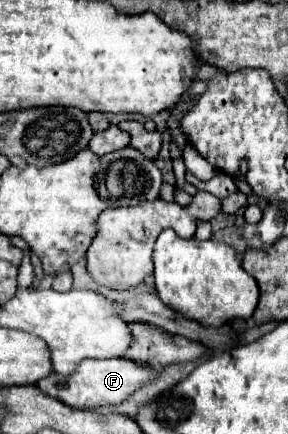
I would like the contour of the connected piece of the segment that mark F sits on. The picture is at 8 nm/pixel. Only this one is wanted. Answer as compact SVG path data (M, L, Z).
M91 358L83 360L77 370L69 376L51 372L47 378L39 380L37 386L61 402L73 408L95 408L95 406L115 406L125 402L135 390L145 382L157 378L157 370L147 370L147 366L137 366L137 362L127 362L127 358Z

